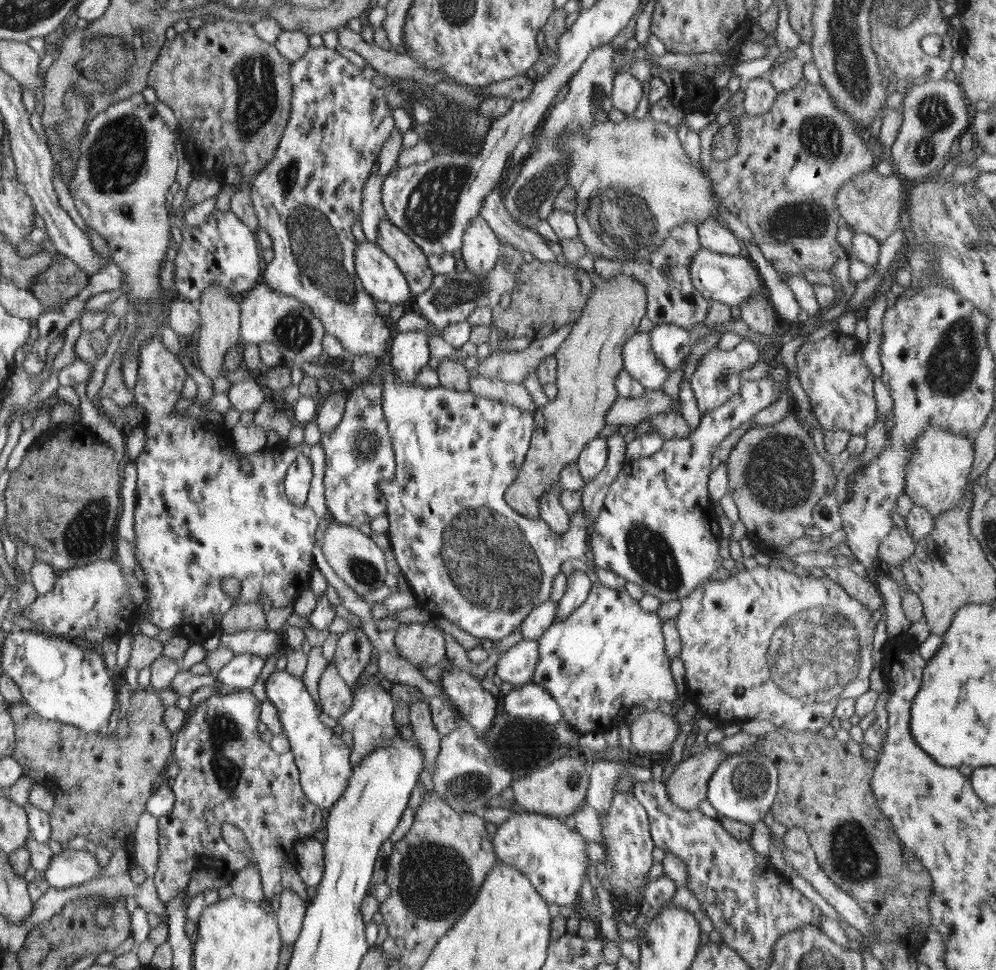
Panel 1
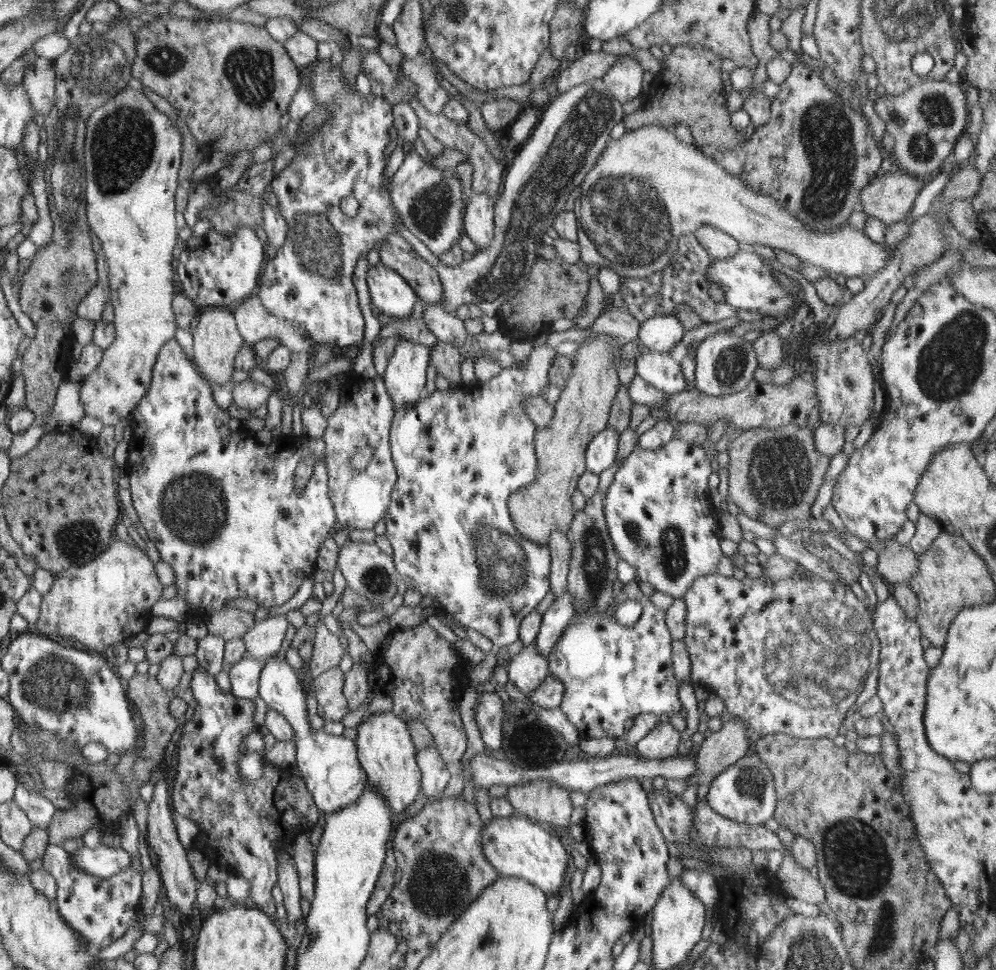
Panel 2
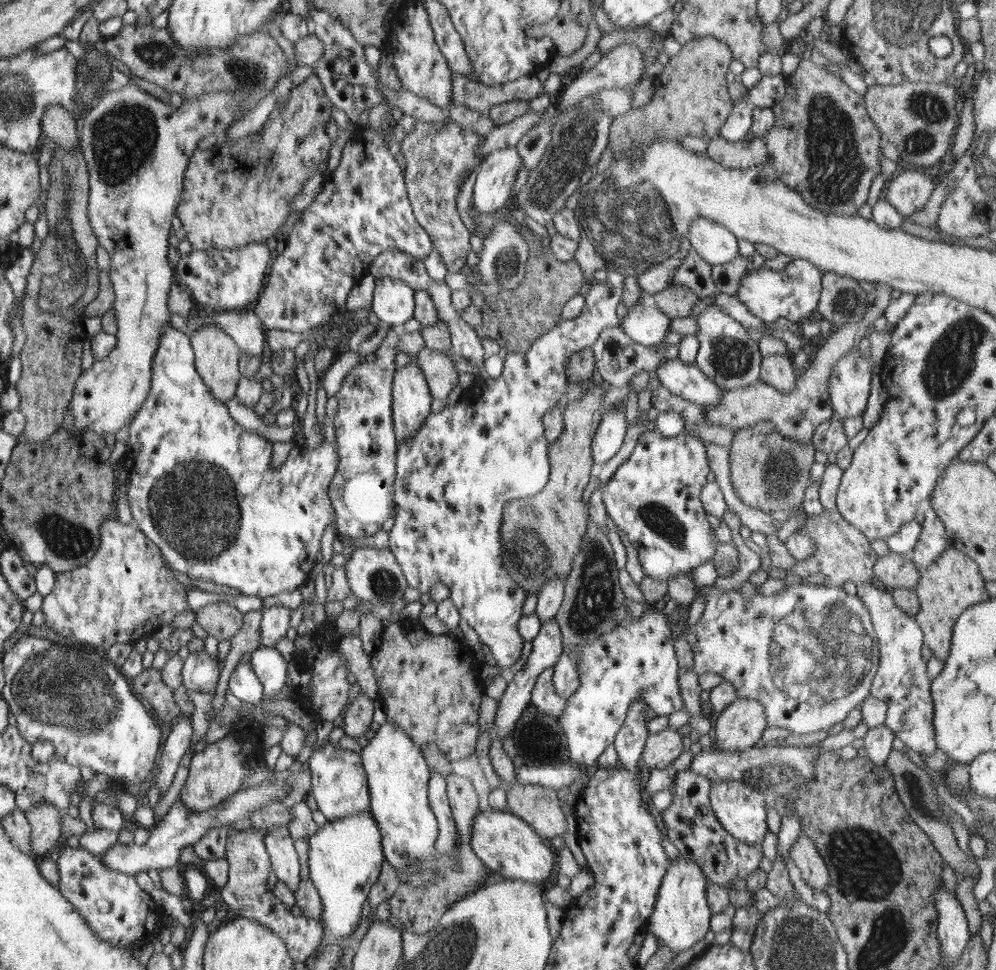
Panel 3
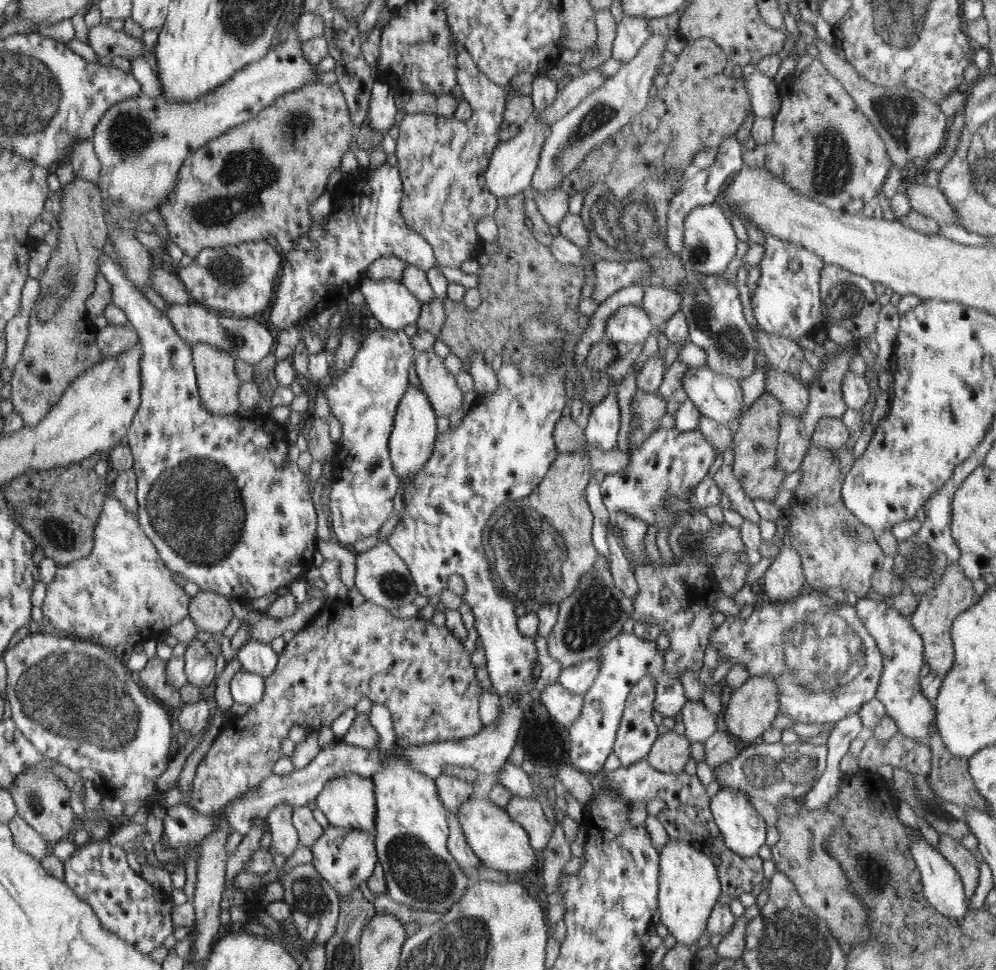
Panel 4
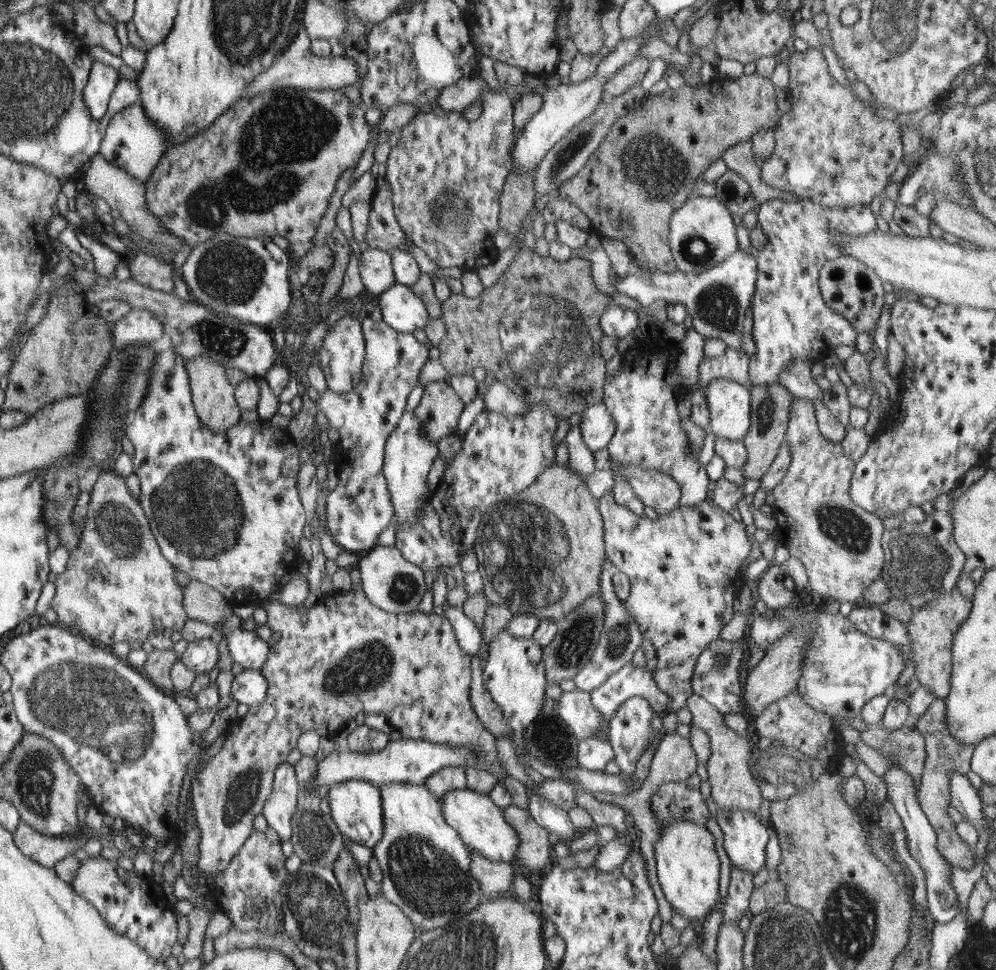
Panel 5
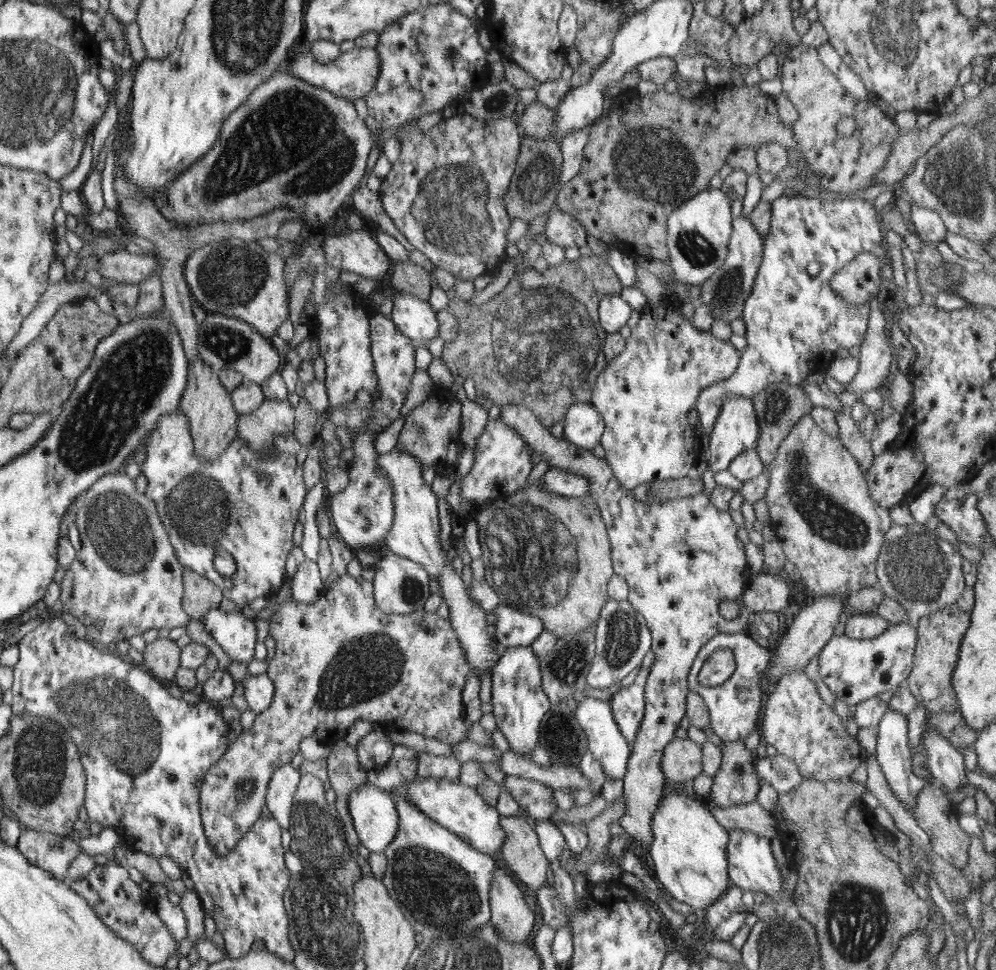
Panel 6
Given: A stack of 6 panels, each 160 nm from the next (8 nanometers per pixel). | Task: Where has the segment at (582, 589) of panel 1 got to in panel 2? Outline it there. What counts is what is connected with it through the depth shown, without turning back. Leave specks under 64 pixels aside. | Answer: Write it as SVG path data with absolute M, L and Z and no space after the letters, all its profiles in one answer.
M567 588L567 591L558 596L542 615L541 625L534 642L540 656L548 660L560 636L573 620L574 607L573 596Z

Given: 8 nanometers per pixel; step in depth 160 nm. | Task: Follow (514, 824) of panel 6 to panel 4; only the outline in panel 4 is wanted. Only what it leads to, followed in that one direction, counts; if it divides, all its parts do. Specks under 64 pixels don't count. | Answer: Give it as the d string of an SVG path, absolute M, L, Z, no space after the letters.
M511 796L505 806L505 811L529 834L530 847L534 849L534 853L546 849L554 829L548 823L538 800L530 799L530 797Z

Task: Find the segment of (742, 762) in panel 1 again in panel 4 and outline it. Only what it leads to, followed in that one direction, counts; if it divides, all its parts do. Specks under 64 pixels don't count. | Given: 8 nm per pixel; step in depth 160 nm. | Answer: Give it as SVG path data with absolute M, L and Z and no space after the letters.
M722 788L710 799L709 807L713 819L722 833L726 847L734 854L748 859L758 855L758 851L766 842L766 823L762 816L750 803L751 796L744 791Z

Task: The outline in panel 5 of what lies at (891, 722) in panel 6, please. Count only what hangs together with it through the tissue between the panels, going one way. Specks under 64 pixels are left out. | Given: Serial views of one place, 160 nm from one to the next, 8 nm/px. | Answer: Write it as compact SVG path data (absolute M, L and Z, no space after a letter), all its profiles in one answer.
M894 763L888 768L888 772L884 777L888 788L888 797L890 797L889 800L895 806L903 822L908 839L908 851L925 872L929 912L936 923L947 923L959 914L957 894L949 883L952 866L938 853L937 836L934 827L929 823L920 806L917 798L918 791L914 788L914 780L912 780L912 776L908 776L908 772L904 772L902 769L900 765Z

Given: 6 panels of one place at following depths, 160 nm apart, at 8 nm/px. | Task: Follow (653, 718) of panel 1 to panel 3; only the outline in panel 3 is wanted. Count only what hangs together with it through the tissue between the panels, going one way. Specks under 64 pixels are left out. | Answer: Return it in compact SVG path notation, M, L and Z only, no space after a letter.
M666 729L648 736L641 757L642 768L668 768L684 751L682 737L677 731Z

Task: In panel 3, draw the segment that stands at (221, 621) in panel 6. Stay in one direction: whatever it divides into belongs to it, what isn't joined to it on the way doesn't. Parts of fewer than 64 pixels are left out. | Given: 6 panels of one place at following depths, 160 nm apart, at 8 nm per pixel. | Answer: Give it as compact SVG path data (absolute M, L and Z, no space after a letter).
M258 647L251 652L249 663L264 685L264 700L275 697L286 686L288 664L274 647Z

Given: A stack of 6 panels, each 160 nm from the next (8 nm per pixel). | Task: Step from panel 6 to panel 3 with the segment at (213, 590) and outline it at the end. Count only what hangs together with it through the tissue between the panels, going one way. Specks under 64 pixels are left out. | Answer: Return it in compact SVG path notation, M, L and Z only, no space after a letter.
M217 601L195 611L196 622L210 636L221 640L231 639L242 626L244 615L234 604Z

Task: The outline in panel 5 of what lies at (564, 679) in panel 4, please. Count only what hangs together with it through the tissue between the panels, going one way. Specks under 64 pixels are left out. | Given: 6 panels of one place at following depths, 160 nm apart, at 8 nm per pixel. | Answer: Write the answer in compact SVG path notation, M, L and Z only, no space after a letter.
M605 558L603 571L600 576L601 597L604 601L604 626L599 638L599 643L592 653L588 664L576 674L573 678L576 688L591 693L594 689L598 689L601 684L608 680L615 672L618 672L623 666L626 666L634 658L634 652L640 648L642 644L643 633L639 629L638 623L632 621L629 610L625 607L624 602L616 596L613 589L613 576L617 568L614 563Z

